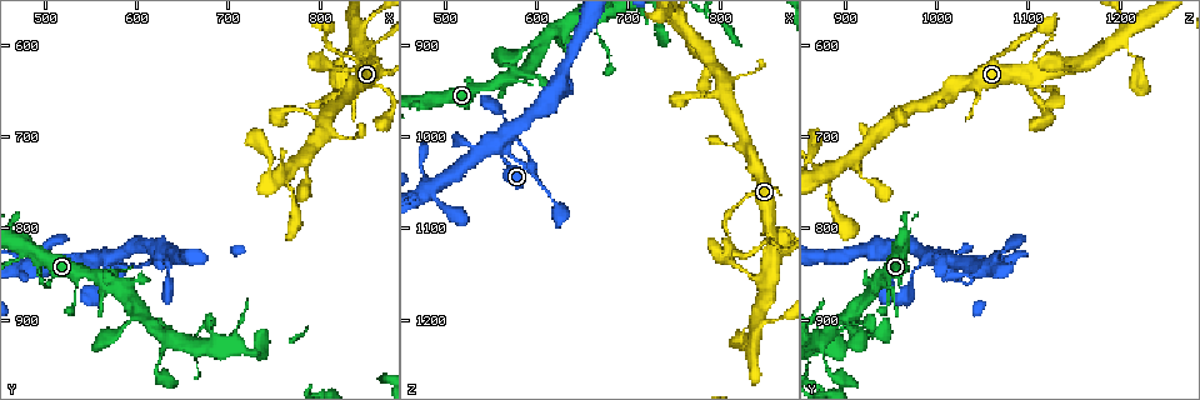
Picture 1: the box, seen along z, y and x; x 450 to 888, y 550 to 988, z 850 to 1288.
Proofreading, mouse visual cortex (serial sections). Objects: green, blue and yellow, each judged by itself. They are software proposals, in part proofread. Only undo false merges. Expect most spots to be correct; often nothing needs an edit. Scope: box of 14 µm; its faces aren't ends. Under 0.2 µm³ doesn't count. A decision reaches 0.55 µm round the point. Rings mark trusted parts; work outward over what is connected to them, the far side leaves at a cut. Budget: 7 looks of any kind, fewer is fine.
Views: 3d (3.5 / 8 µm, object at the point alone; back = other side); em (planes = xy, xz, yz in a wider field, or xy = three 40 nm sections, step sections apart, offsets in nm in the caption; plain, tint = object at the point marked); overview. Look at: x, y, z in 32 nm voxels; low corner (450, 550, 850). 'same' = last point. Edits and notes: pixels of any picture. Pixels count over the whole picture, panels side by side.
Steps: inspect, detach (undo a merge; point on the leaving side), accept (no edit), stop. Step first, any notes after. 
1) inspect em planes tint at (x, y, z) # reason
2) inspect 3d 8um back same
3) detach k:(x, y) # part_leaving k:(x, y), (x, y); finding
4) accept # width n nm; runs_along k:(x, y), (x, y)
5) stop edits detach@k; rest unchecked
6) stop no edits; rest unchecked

inspect 3d 3.5um at (870, 630, 1125) # branch point

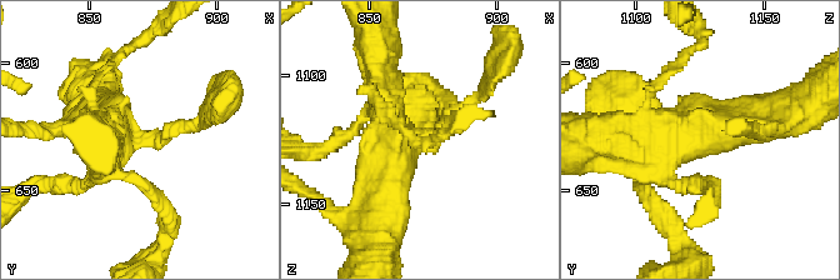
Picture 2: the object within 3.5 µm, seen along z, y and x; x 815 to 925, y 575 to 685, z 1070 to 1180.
inspect em xy step 3 tint at (867, 630, 1125) # arms 3; arm_widths 150, 450, 500 nm

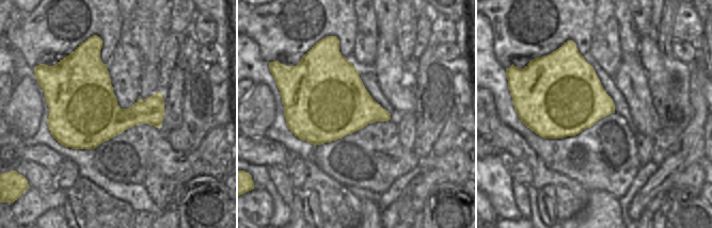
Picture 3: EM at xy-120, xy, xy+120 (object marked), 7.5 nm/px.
inspect em xy step 1 tint same

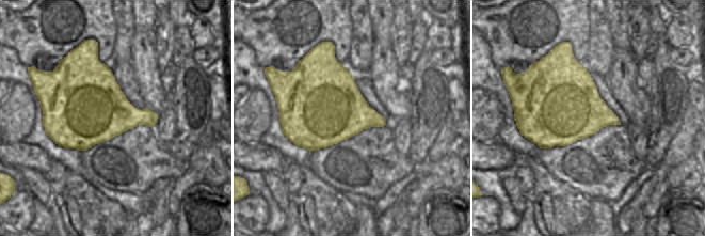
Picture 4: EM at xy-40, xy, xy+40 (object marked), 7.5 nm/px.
accept # runs_along 2:(615, 140), (698, 136), (775, 114); all the same cell

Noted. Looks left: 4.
inspect 3d 3.5um back at (550, 840, 1005) # calibre changes

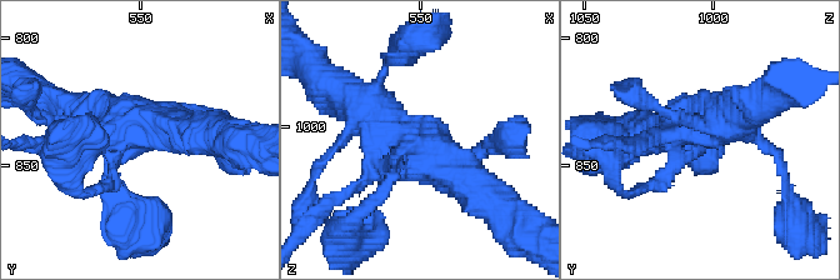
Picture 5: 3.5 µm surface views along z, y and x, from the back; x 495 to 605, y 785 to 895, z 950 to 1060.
inspect em xy step 2 tint at (551, 839, 1007) # arms 4; arm_widths 150, 200, 500, 500 nm

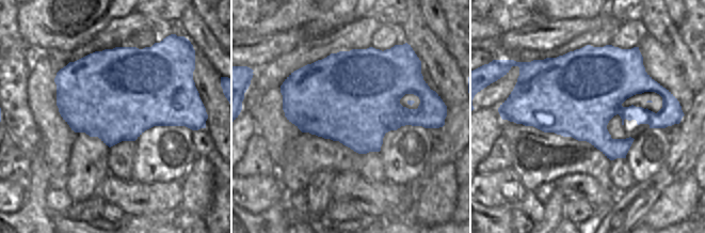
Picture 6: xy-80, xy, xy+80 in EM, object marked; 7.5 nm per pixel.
accept # runs_along 5:(650, 186), (704, 121), (743, 114); one cell here

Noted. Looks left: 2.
inspect em xy step 3 tint at (635, 920, 875) # calibre changes

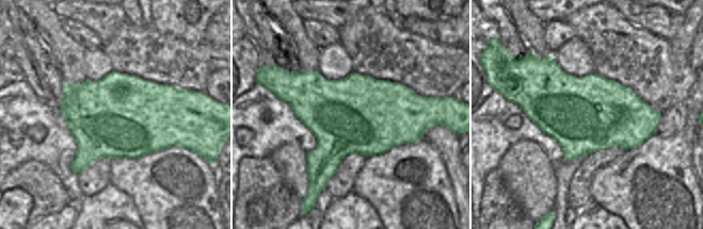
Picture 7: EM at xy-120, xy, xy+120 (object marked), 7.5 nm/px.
inspect 3d 3.5um same

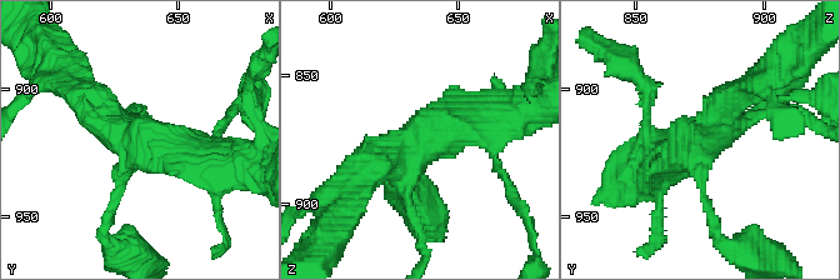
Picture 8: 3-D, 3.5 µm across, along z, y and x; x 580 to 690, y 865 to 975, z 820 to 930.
accept # width 600 nm; runs_along 8:(355, 186), (374, 166), (481, 113); one cell here

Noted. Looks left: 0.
stop no edits; rest unchecked

